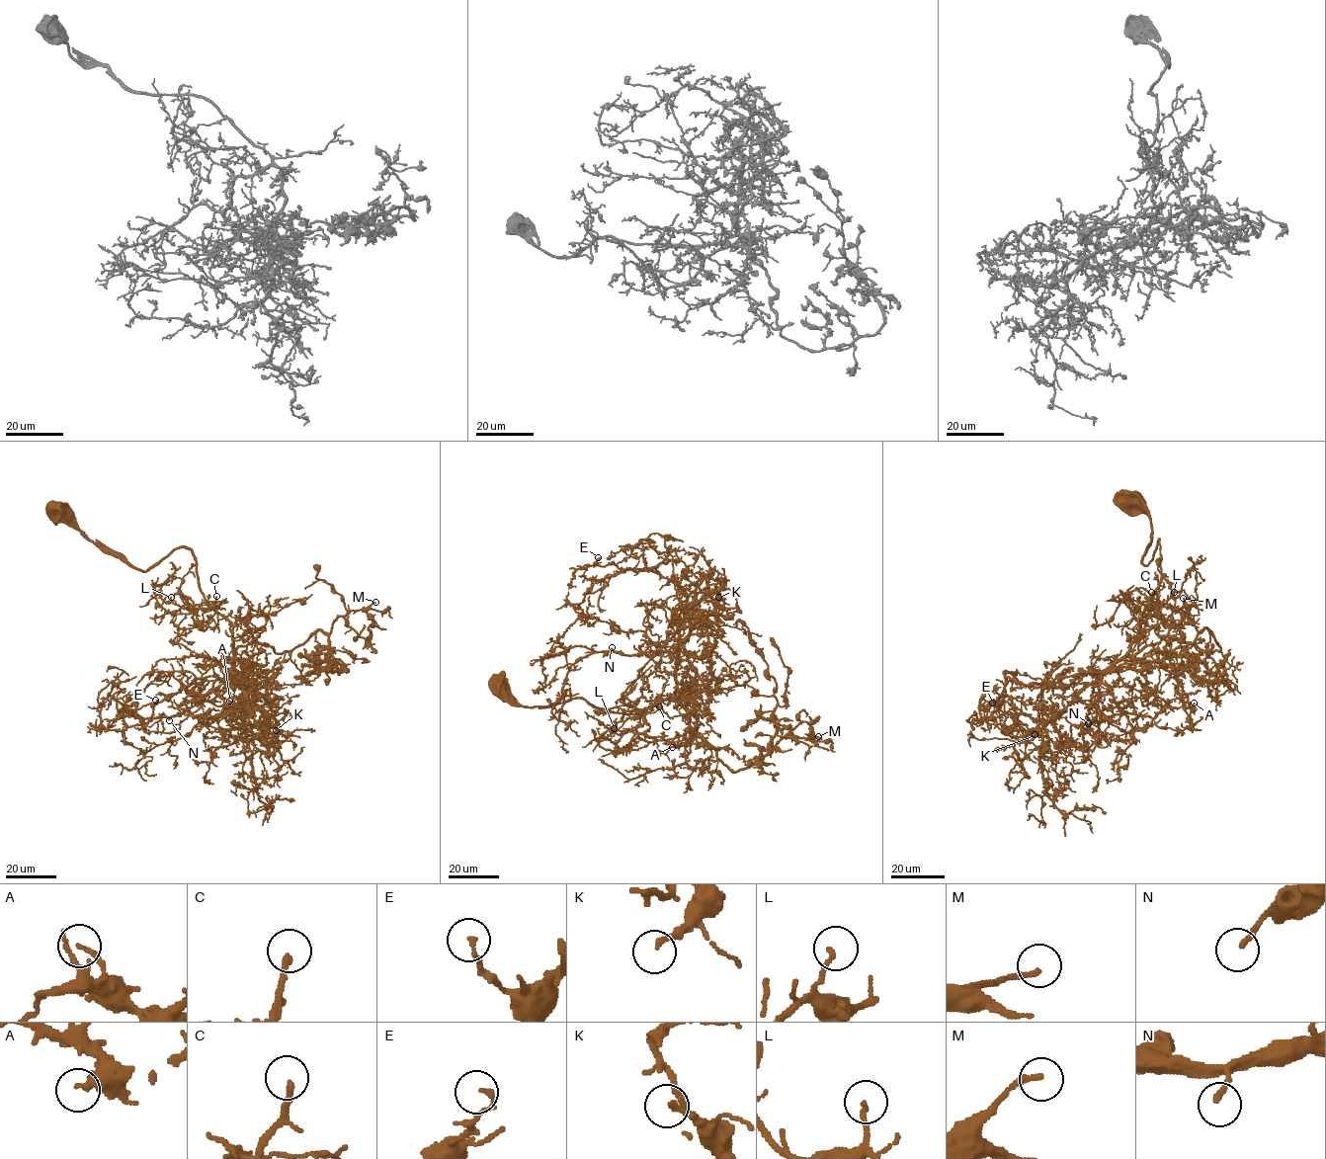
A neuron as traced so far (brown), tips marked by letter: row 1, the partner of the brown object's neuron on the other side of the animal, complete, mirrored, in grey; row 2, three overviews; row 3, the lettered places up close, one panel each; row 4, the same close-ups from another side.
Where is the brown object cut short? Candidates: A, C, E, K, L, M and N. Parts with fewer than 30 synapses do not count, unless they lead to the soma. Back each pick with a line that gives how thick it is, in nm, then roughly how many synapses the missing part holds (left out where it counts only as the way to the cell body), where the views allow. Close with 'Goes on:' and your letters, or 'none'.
C: 200 nm thick; about 35 synapses
N: 180 nm thick; about 45 synapses
Goes on: C, N

